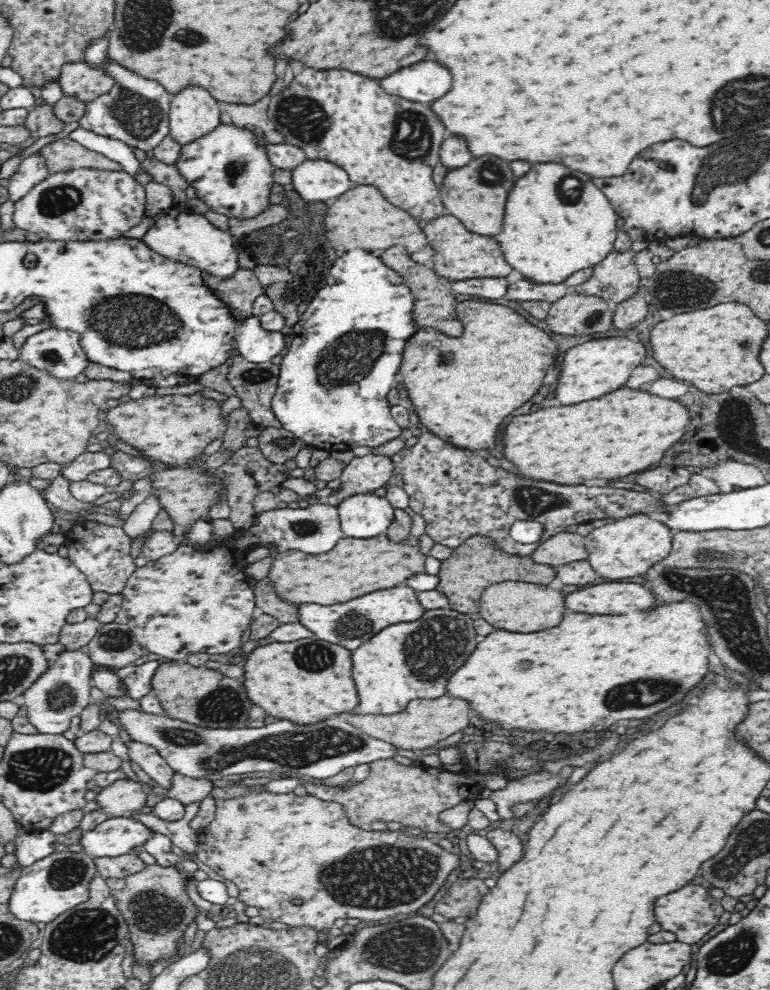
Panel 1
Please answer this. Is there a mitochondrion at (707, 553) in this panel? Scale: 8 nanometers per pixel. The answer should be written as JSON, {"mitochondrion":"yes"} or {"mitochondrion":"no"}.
{"mitochondrion":"yes"}

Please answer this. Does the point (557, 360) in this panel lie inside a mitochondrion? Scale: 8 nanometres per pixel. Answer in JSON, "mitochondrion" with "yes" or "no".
{"mitochondrion":"no"}

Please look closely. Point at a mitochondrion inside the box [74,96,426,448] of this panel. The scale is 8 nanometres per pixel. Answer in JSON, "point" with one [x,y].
{"point":[129,320]}

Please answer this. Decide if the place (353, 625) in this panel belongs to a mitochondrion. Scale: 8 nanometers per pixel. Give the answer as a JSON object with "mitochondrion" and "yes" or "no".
{"mitochondrion":"yes"}

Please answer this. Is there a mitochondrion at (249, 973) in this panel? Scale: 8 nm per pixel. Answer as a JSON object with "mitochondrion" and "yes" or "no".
{"mitochondrion":"yes"}

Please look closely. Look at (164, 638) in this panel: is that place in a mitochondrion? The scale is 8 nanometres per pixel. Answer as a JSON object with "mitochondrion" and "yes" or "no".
{"mitochondrion":"no"}

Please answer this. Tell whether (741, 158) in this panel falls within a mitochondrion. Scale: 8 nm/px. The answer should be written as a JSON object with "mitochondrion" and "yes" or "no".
{"mitochondrion":"yes"}

